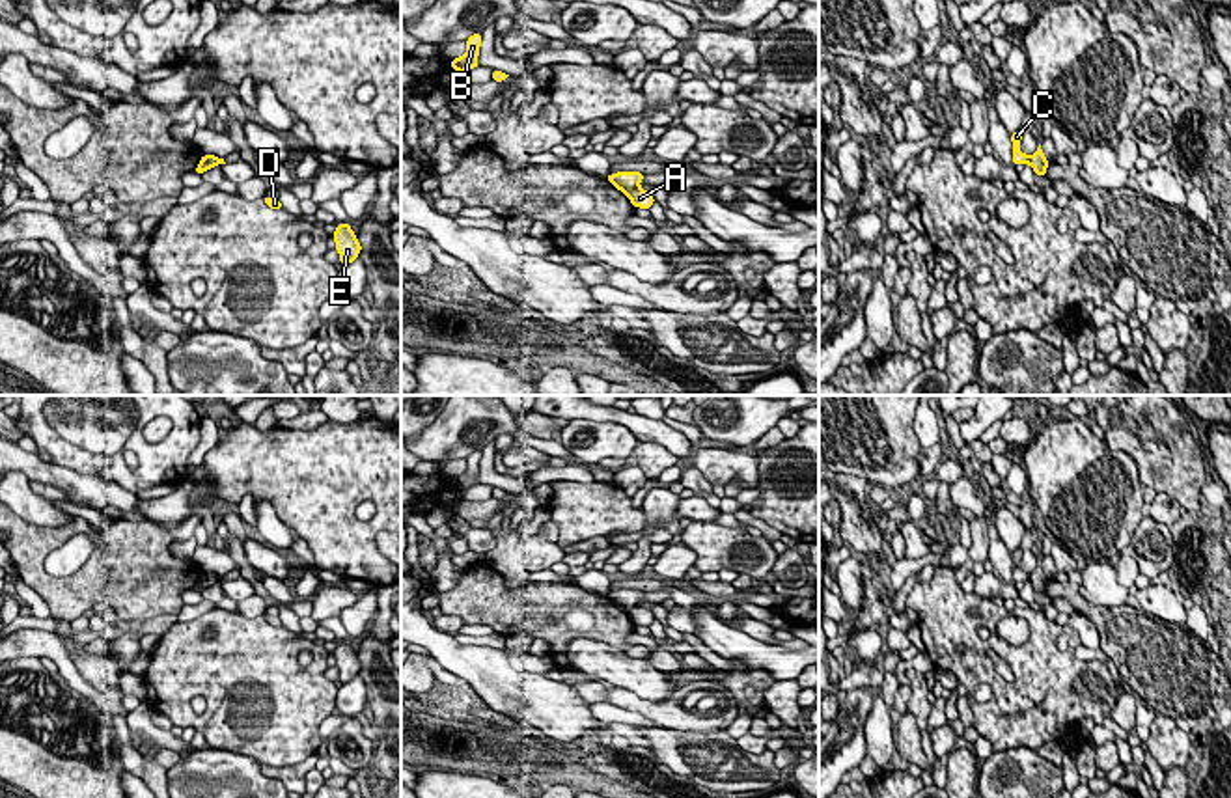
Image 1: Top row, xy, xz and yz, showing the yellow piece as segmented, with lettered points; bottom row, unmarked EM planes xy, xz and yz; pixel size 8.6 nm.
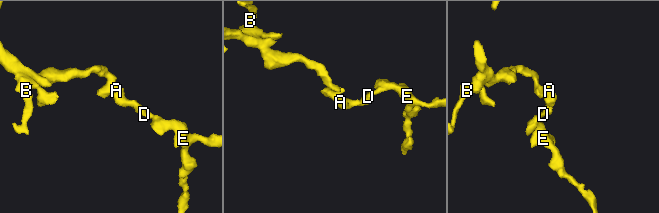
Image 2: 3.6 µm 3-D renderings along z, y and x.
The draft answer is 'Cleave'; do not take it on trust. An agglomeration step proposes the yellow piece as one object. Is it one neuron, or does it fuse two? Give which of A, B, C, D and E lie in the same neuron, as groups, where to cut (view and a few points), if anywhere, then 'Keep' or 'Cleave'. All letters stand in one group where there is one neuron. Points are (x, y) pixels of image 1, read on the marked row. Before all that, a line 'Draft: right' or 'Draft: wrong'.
Draft: right
Groups: A D E / B C. Split along xz (638, 185), (627, 194). Cleave

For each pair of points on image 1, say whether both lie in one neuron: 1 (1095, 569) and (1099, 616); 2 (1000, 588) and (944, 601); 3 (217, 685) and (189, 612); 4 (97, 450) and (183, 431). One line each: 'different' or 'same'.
1: different
2: different
3: different
4: same

